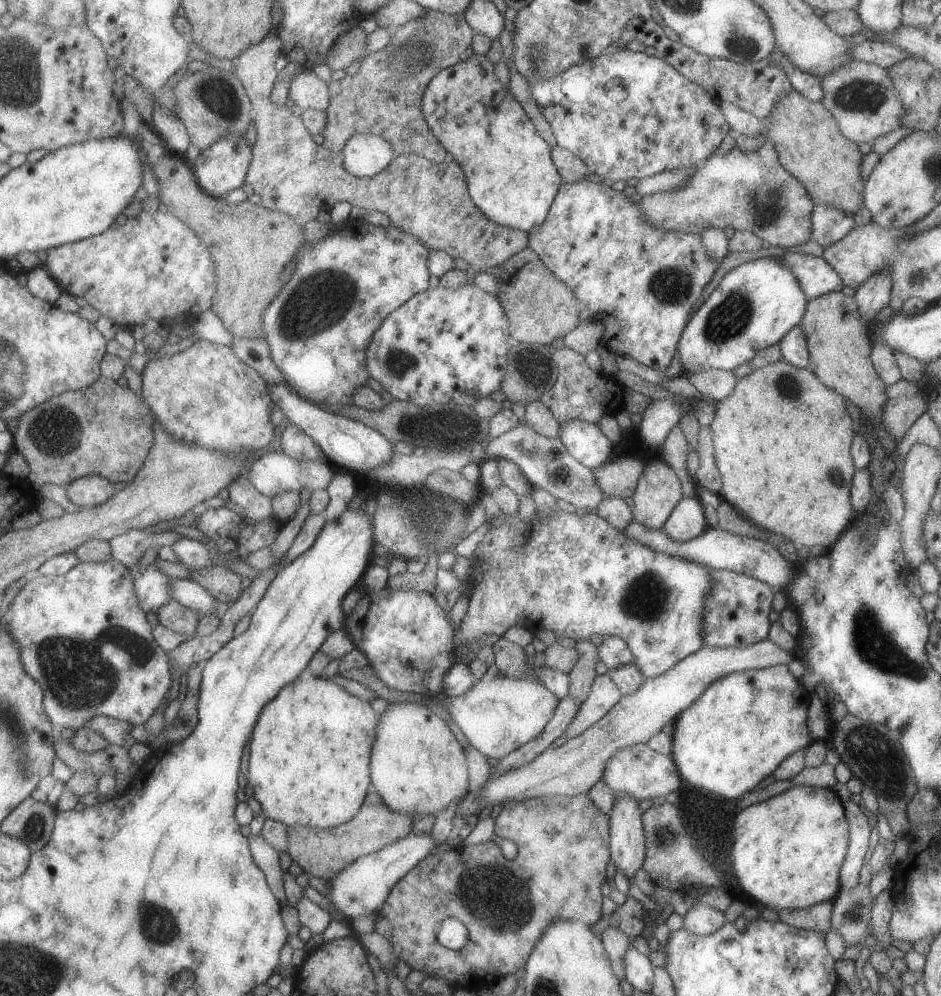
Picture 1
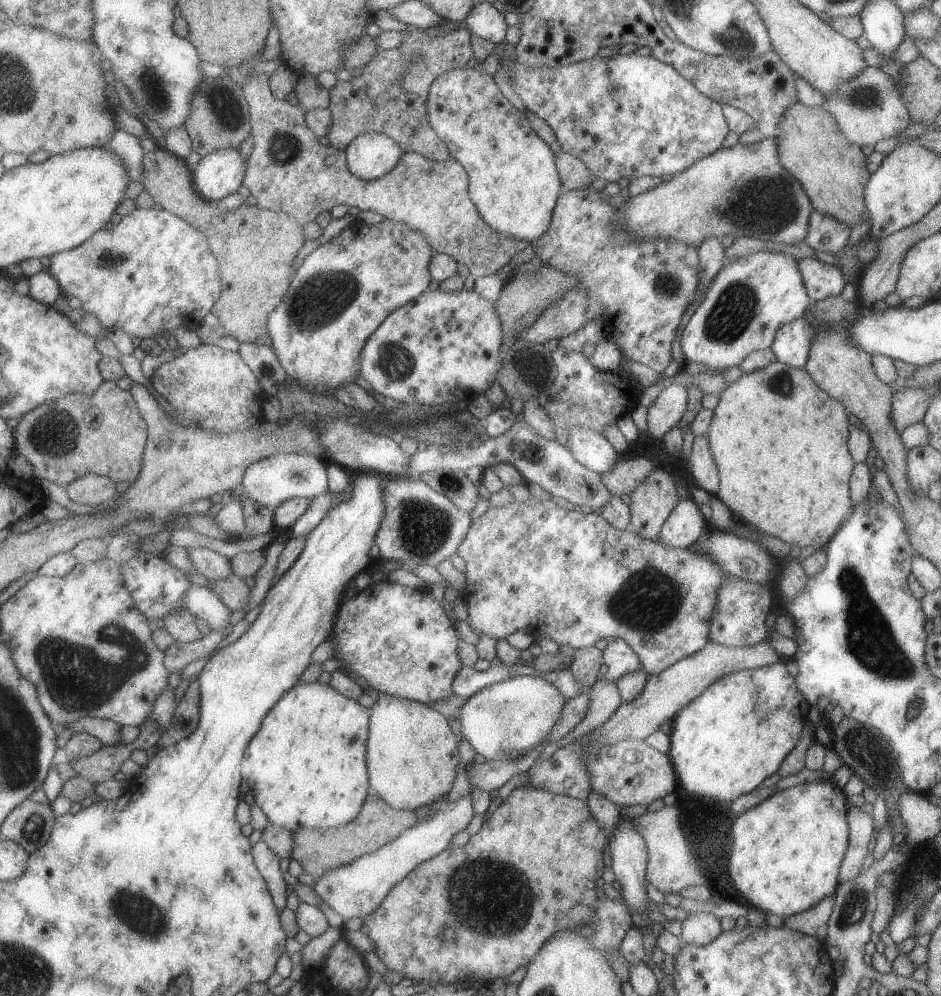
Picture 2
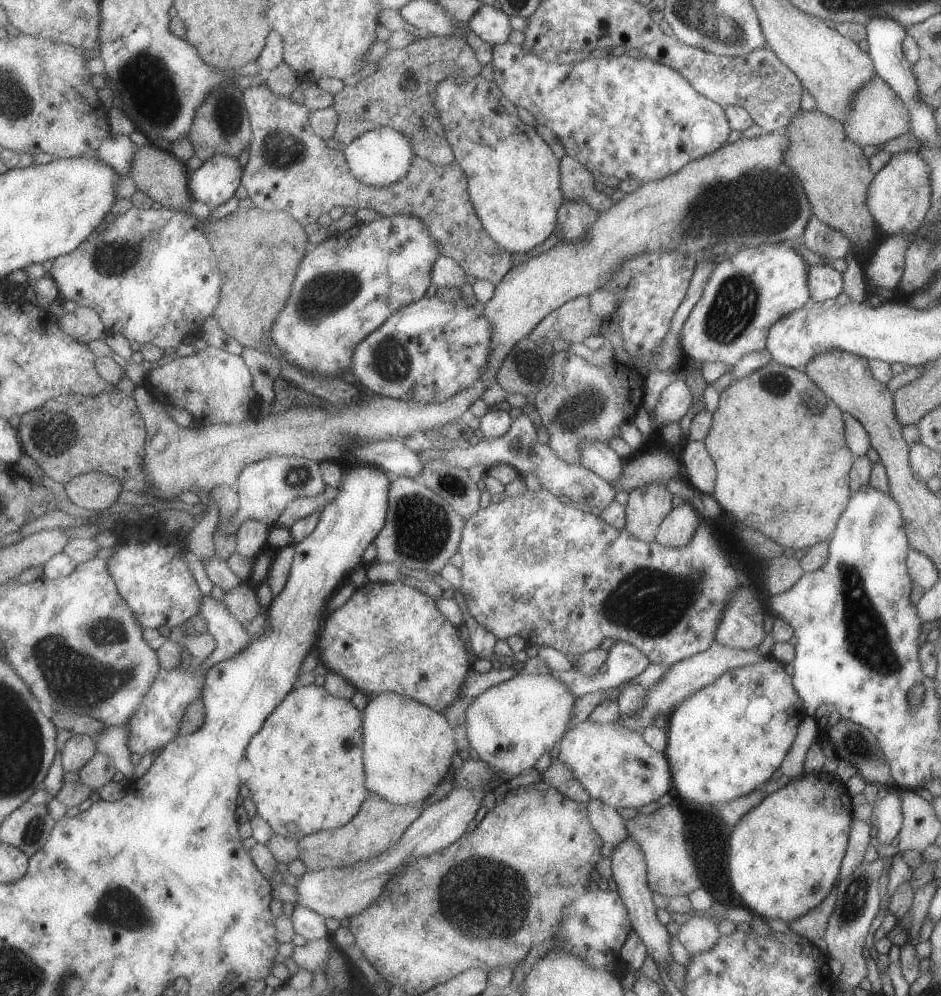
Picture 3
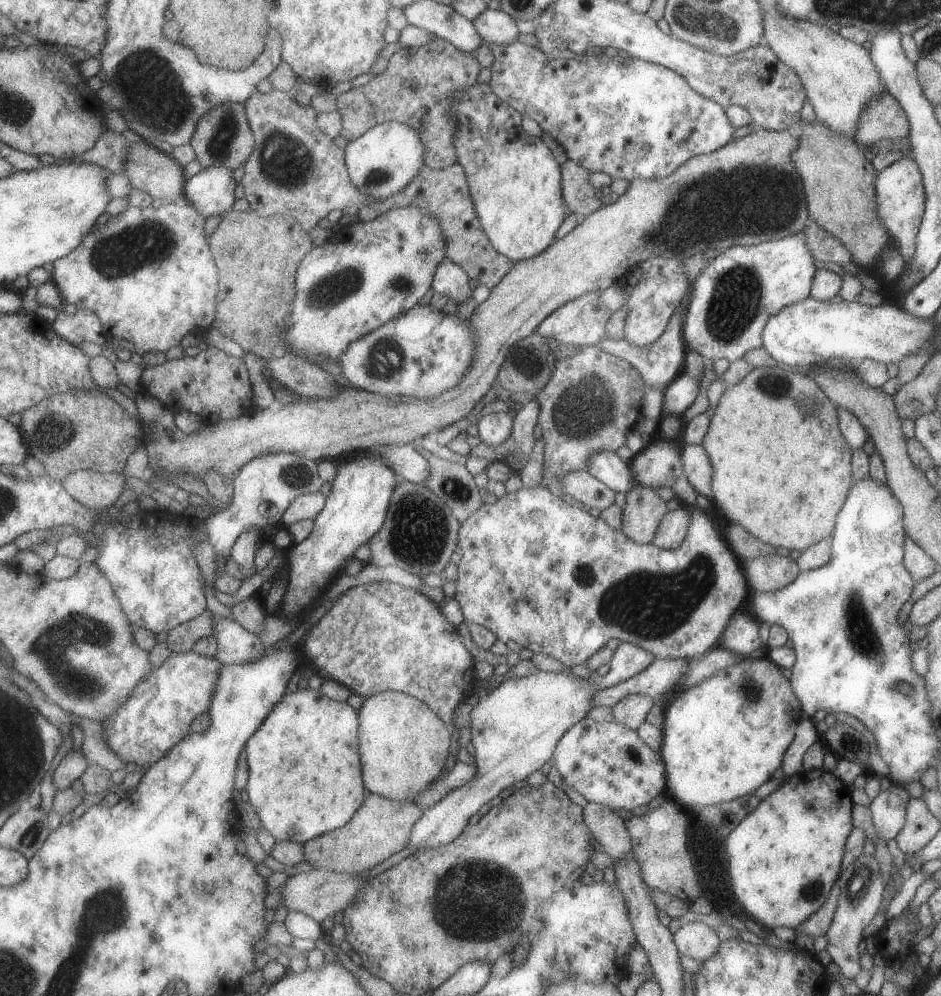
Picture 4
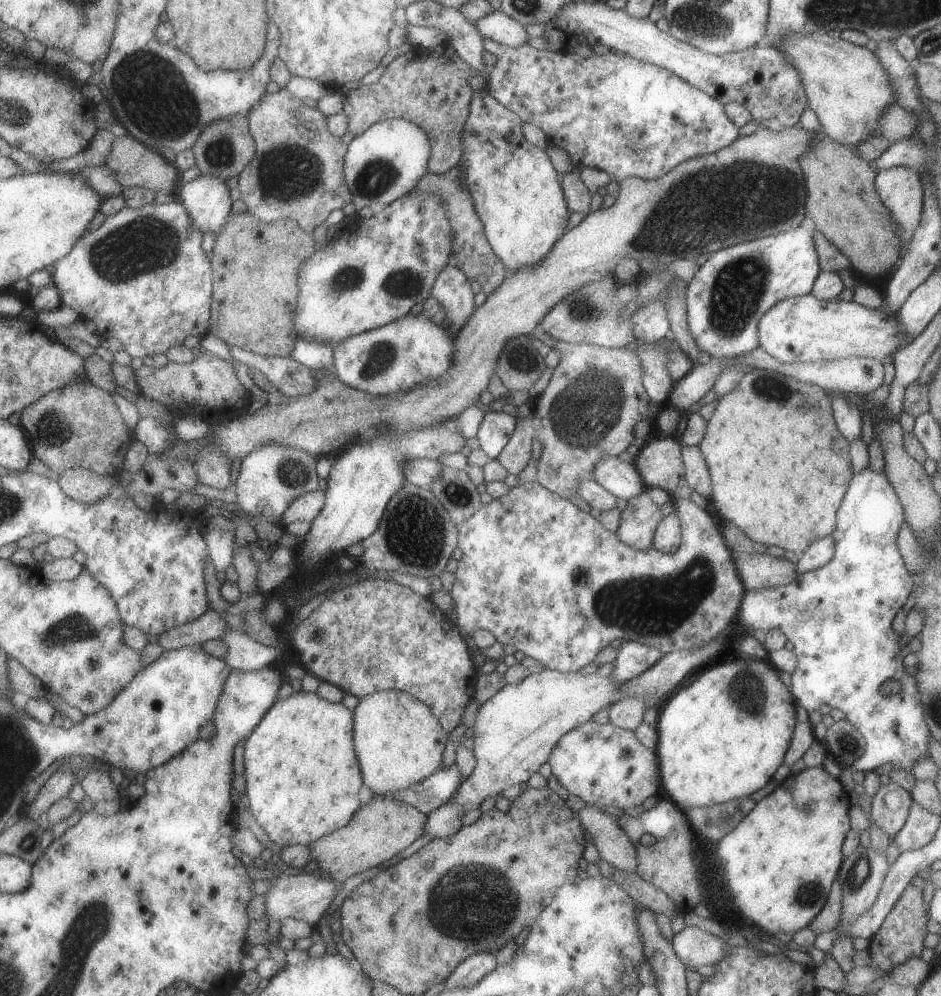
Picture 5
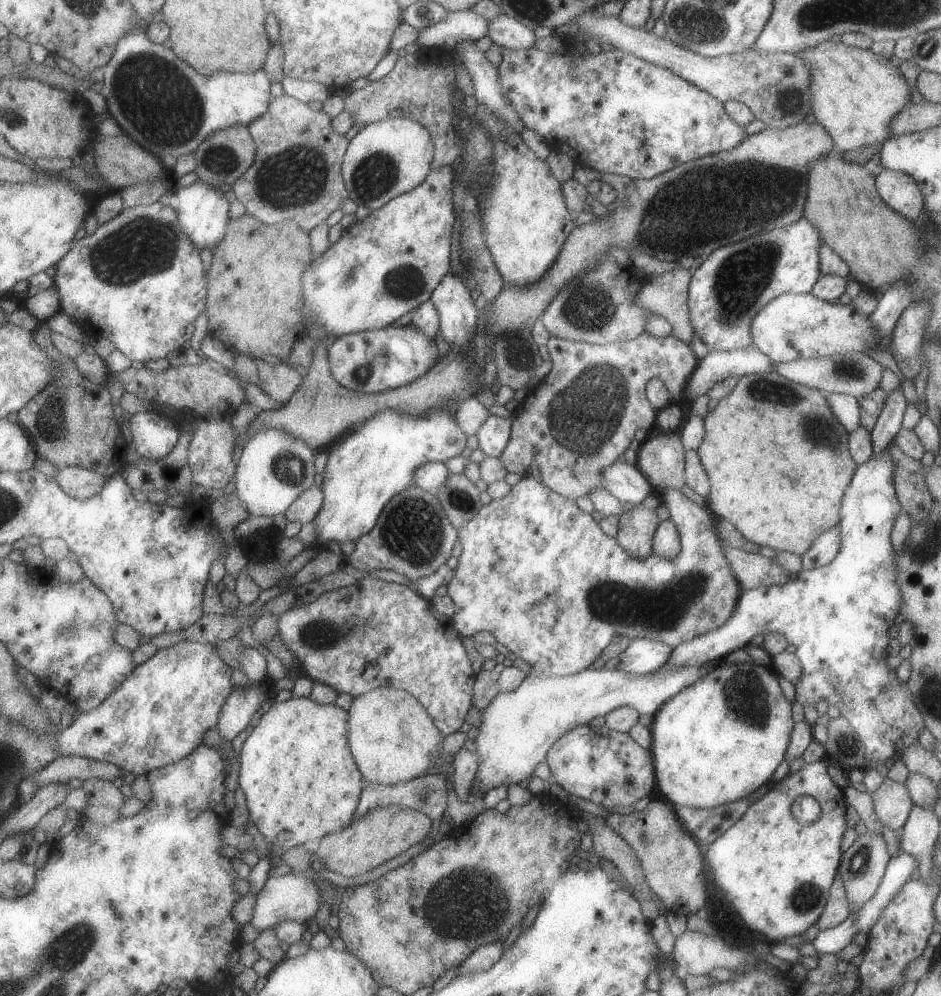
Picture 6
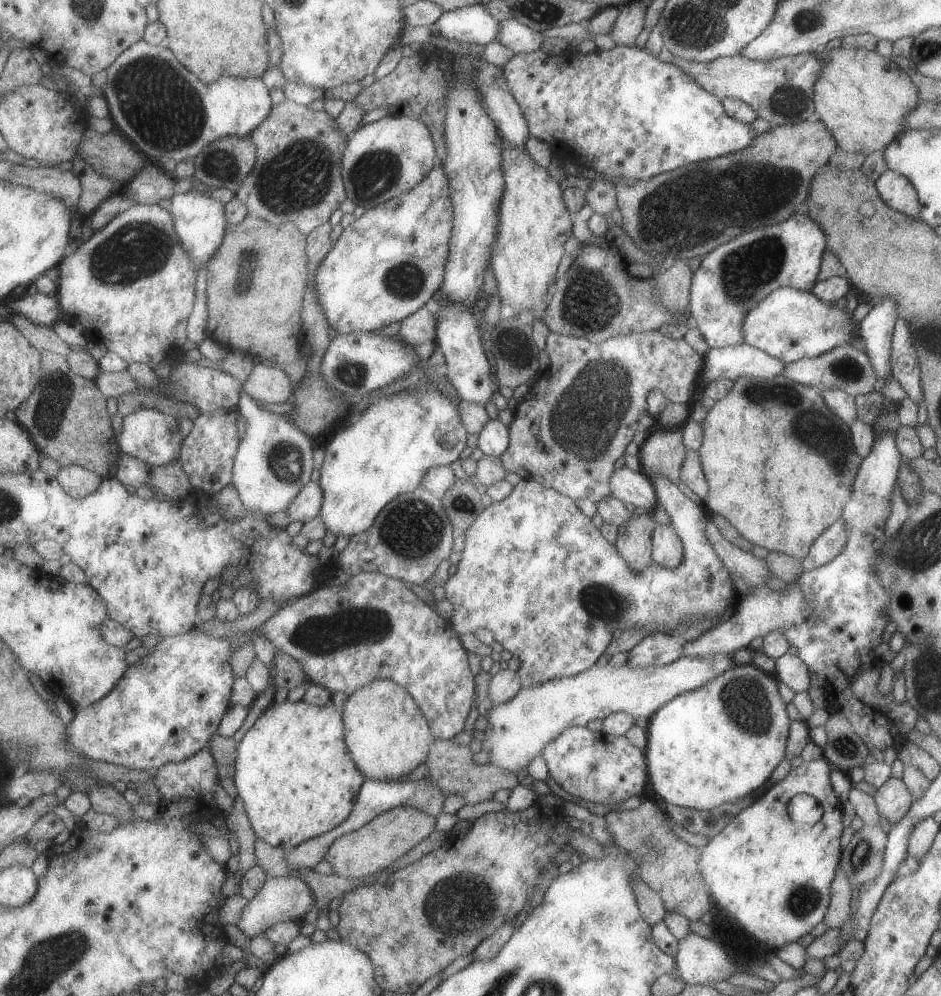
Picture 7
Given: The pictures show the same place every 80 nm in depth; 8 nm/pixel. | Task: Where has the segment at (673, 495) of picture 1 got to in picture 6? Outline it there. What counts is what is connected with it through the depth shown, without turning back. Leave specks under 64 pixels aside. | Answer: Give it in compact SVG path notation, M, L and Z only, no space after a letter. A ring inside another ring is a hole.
M635 504L618 517L616 543L632 558L647 558L652 555L652 537L659 522L654 510Z

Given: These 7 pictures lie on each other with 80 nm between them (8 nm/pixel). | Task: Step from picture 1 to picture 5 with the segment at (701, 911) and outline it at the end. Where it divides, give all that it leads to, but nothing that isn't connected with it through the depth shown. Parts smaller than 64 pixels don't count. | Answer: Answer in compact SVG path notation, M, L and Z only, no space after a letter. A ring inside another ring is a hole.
M695 926L683 928L674 934L670 944L681 964L693 971L701 966L713 967L731 952L731 946L725 941Z

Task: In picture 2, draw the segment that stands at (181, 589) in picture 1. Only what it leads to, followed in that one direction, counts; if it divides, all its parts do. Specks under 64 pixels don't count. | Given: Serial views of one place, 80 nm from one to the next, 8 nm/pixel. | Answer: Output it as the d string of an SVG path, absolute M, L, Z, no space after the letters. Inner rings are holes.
M194 584L185 595L186 608L197 618L205 619L212 630L217 630L230 623L230 608L217 596L217 593L206 586Z

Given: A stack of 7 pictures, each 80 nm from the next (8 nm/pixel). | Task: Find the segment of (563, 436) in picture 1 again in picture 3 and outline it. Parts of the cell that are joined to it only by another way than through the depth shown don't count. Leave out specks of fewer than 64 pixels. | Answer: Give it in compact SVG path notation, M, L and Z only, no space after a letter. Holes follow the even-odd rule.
M584 440L584 443L580 444L580 453L582 465L609 484L613 484L621 474L622 459L606 442Z

